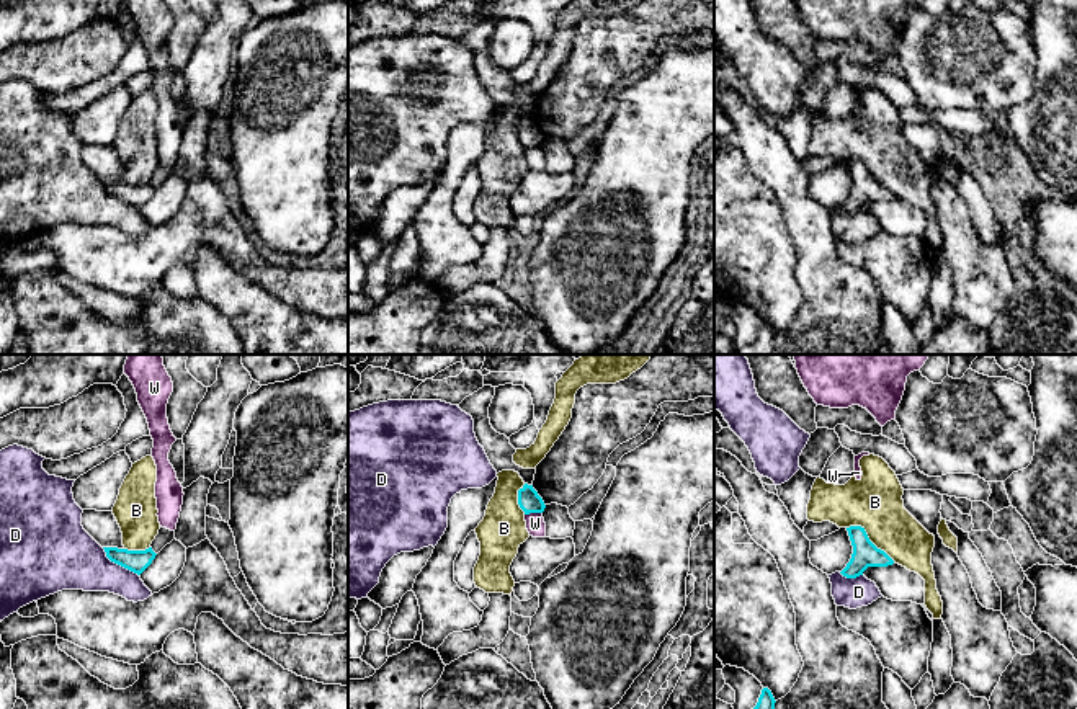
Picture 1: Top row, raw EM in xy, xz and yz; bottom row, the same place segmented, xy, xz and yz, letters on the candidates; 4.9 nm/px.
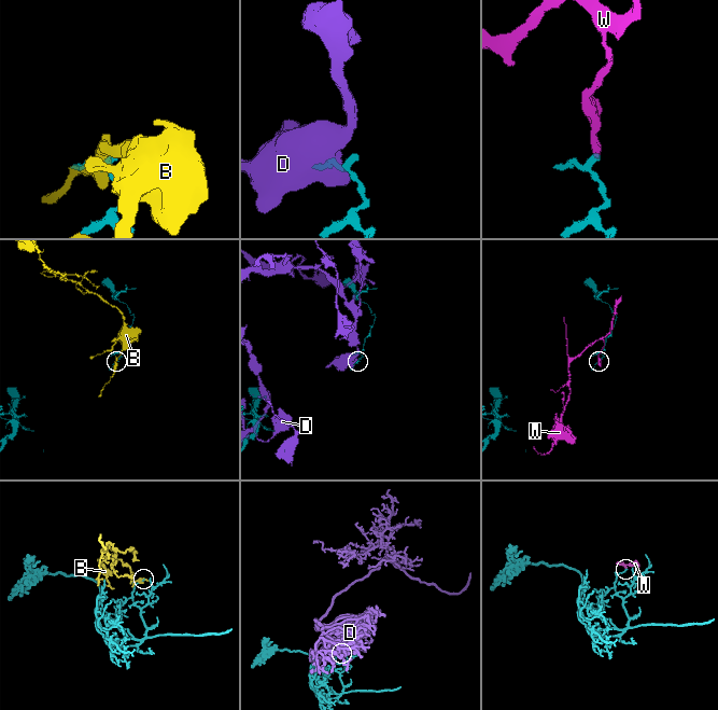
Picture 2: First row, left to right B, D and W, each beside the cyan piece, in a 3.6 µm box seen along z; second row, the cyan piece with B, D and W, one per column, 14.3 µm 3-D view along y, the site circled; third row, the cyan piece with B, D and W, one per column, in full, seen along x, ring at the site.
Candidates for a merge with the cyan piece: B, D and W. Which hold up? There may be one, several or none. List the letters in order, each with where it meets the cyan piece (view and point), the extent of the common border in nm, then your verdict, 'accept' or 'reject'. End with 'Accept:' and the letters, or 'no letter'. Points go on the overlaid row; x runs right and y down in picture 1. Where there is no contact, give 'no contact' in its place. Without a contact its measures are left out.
B: contact yz (868, 539); length 300 nm; reject
D: contact xy (118, 564); length 240 nm; reject
W: contact xz (533, 512); length 90 nm; reject
Accept: no letter

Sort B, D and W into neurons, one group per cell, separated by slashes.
B / D / W

